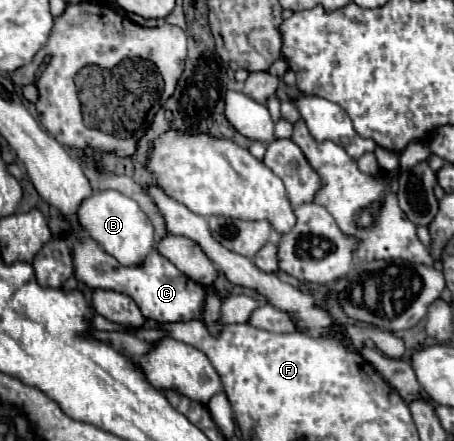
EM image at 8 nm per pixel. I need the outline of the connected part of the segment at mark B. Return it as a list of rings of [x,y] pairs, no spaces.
[[[102,190],[100,194],[92,194],[90,198],[86,198],[80,206],[78,216],[80,216],[82,228],[122,266],[142,266],[146,256],[152,250],[156,250],[152,222],[132,198],[116,190]]]

